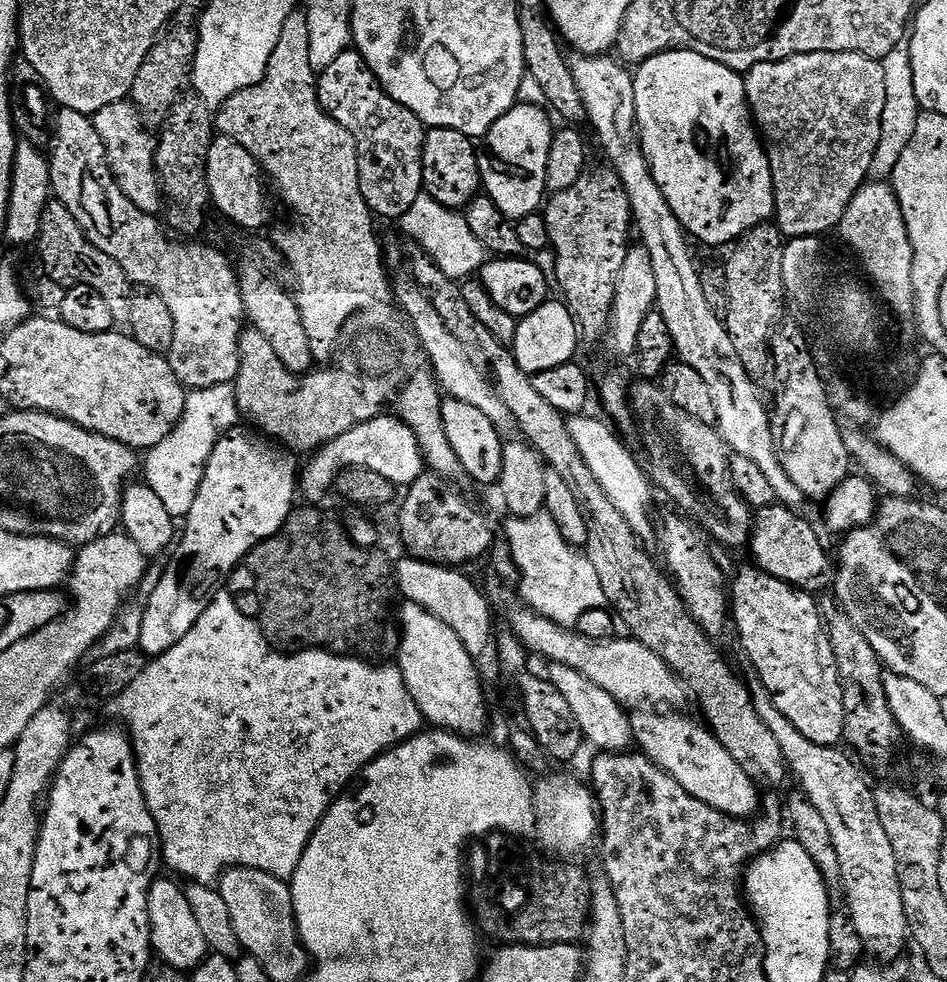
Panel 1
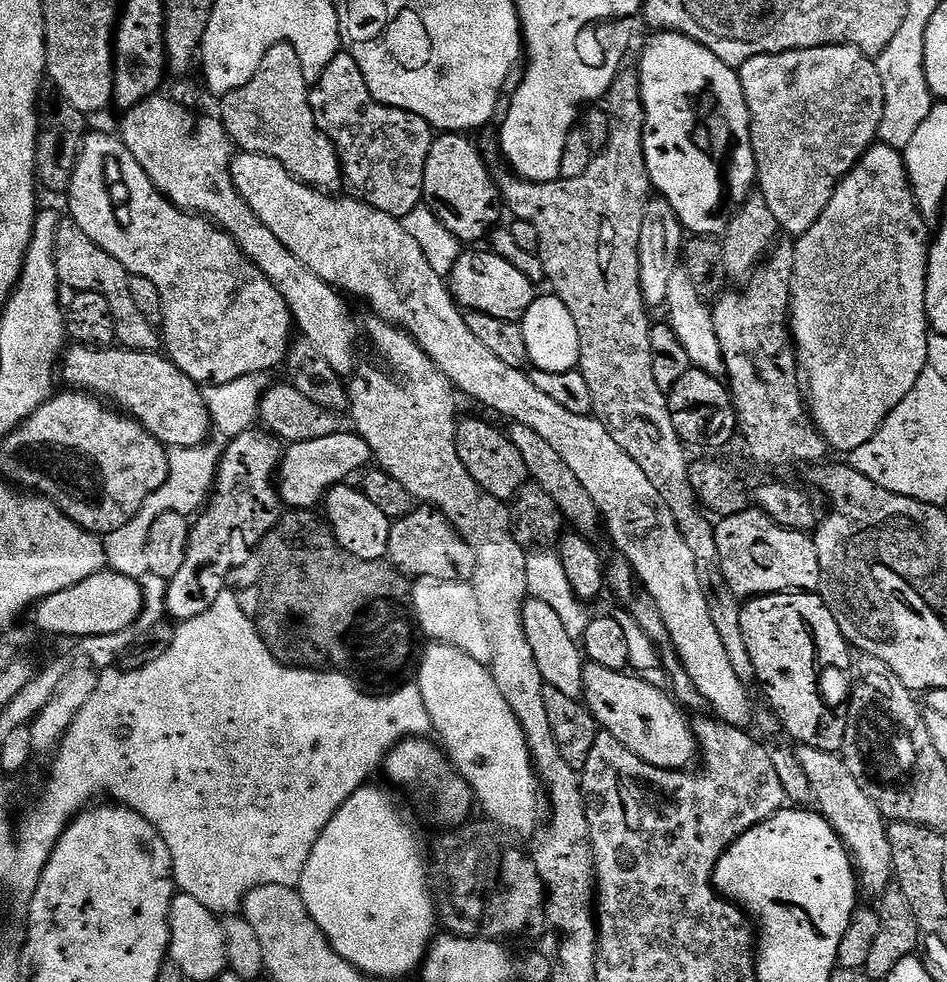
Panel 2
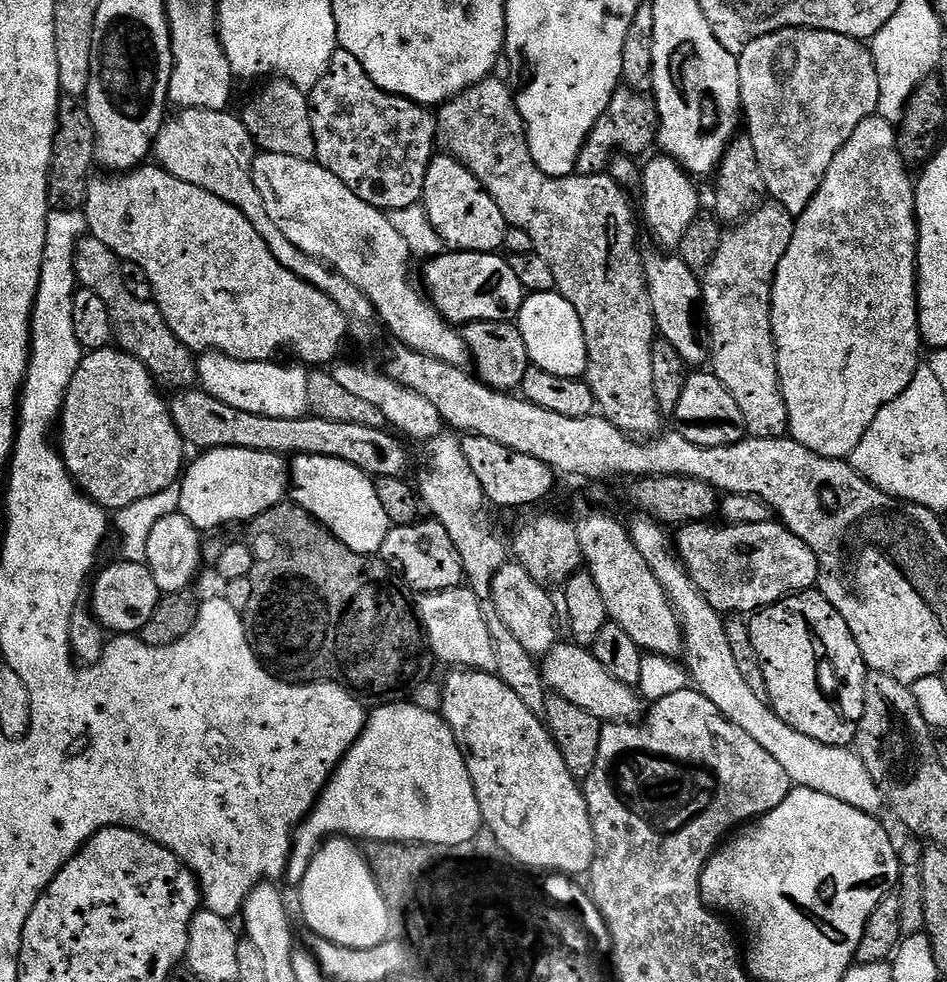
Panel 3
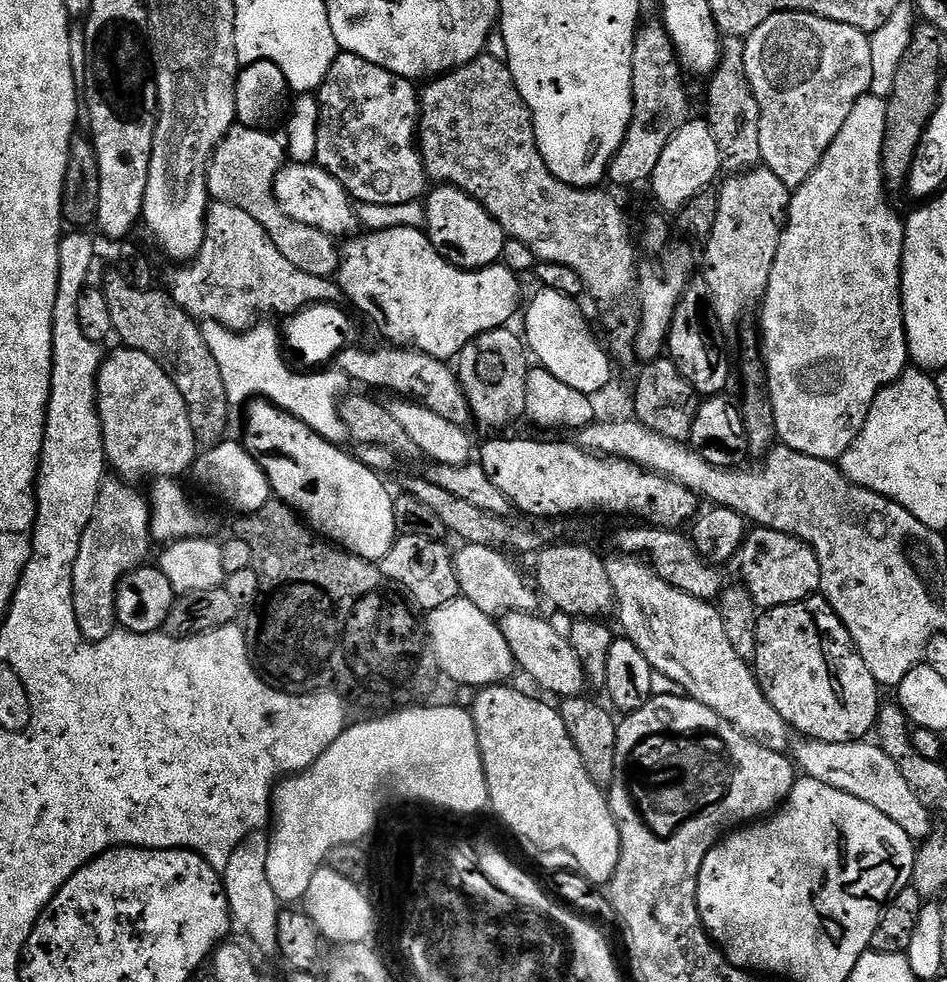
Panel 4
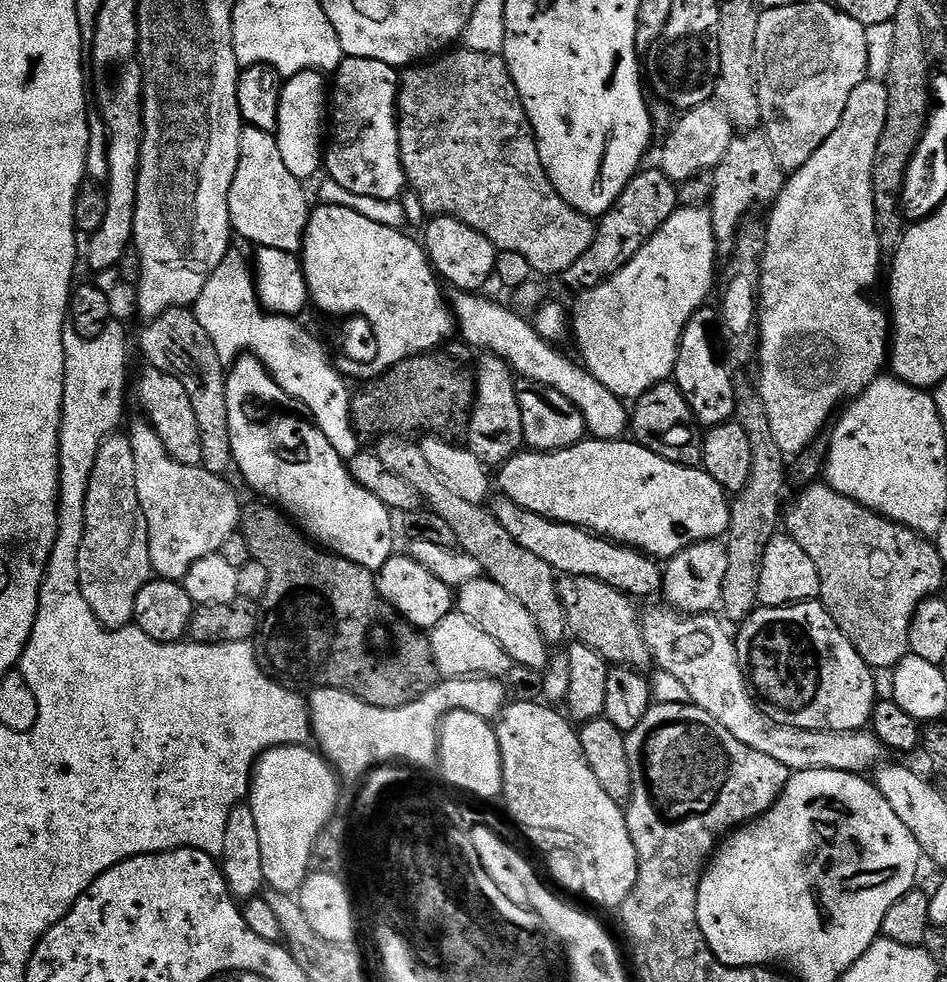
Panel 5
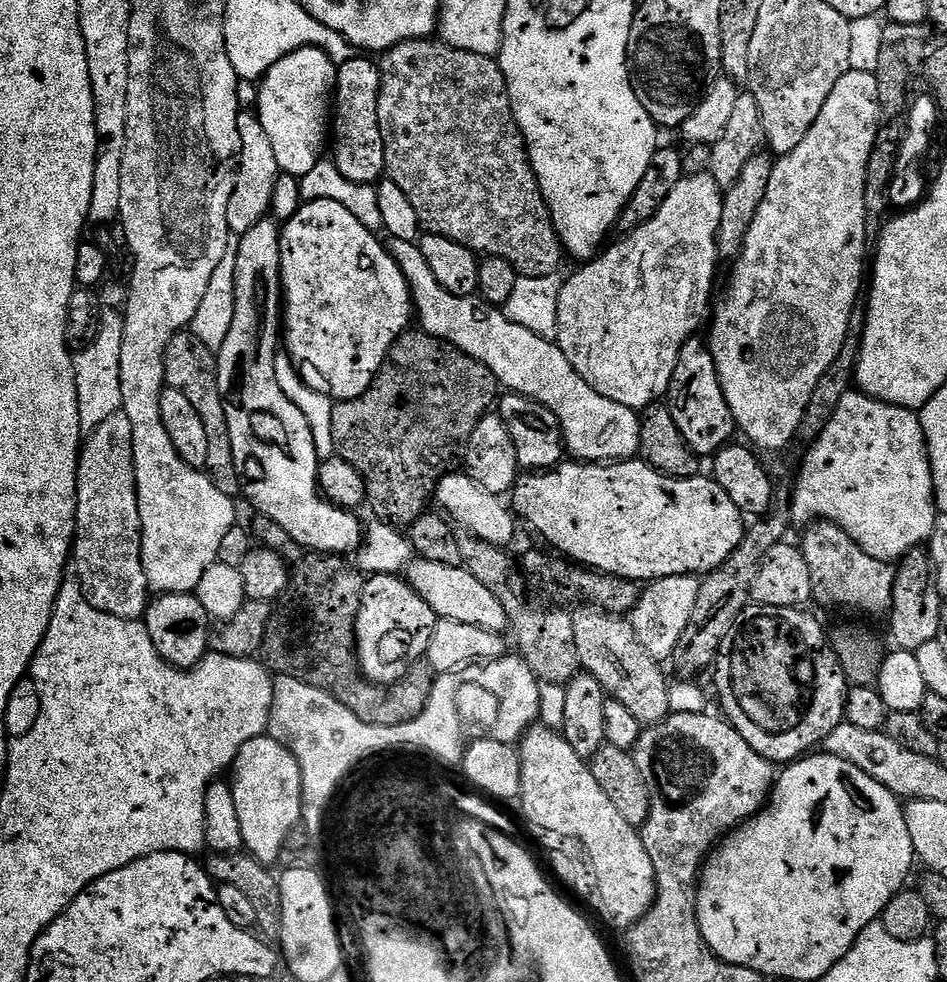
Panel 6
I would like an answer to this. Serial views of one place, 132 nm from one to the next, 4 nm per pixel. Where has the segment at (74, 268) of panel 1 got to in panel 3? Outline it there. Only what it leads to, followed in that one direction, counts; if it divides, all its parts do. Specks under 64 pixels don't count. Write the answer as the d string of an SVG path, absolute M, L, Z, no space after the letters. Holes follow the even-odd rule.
M85 238L76 248L76 279L80 288L88 288L102 302L106 302L106 310L110 310L110 322L115 343L134 358L138 358L156 377L157 381L169 384L172 390L192 390L198 384L197 357L192 349L170 330L166 318L155 303L134 298L126 288L120 269L122 261L110 250L110 246L102 246L102 242Z

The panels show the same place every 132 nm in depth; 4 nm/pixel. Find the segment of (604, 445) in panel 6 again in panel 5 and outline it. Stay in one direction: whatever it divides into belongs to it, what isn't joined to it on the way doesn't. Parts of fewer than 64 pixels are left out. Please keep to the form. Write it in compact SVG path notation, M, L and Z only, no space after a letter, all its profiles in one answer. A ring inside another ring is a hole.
M461 292L453 297L450 307L454 313L454 324L458 332L464 335L465 345L473 344L476 348L484 348L480 350L485 353L507 360L517 377L545 384L566 394L566 398L570 398L570 402L574 402L574 406L582 414L585 429L595 439L618 440L629 431L630 412L625 401L606 390L606 386L602 386L602 382L598 382L598 378L590 375L588 369L575 359L572 361L570 357L563 356L555 343L544 340L529 321L527 324L520 317L523 315L519 311L511 307L503 308L502 305L487 300L484 294Z

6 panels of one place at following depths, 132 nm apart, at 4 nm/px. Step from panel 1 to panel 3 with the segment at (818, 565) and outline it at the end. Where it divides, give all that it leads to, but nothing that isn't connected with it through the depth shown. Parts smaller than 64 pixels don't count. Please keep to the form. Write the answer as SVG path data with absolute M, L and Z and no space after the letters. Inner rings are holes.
M779 522L711 528L711 523L685 524L674 536L674 551L689 578L721 614L755 614L797 592L817 587L820 578L814 550Z

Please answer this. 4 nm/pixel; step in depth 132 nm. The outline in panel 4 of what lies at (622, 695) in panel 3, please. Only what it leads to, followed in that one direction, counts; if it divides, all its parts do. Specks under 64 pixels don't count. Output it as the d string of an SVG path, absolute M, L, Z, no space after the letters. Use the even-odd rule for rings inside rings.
M506 612L499 617L498 623L506 642L510 642L510 650L514 654L519 671L525 672L534 683L540 688L545 688L548 692L553 692L556 698L567 698L569 696L579 696L585 691L586 681L584 679L584 667L574 654L572 643L568 641L567 635L559 632L552 624L547 624L544 620L539 620L539 615L530 612Z

